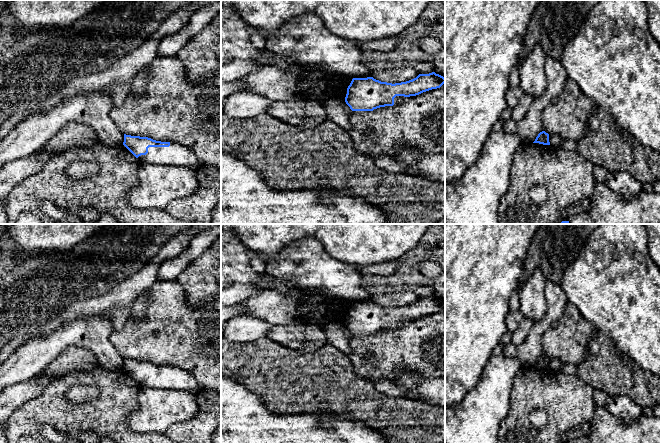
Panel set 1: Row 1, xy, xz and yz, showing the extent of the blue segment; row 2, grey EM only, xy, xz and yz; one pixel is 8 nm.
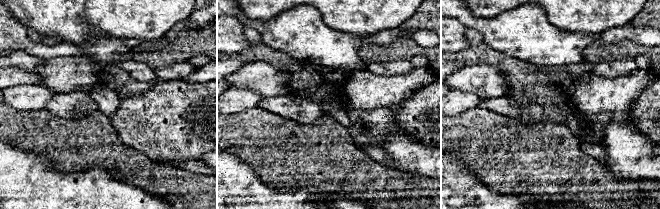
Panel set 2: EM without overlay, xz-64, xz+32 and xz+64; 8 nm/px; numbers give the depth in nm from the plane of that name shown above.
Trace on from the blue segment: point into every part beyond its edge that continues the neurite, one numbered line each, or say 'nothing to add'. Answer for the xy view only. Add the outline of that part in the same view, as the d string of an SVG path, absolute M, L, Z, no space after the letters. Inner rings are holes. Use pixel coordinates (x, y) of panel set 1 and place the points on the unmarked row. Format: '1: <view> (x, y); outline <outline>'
1: xy (177, 379); outline M170 366L169 371L149 371L146 379L138 381L140 387L172 389L198 393L201 388L193 374L178 367Z

